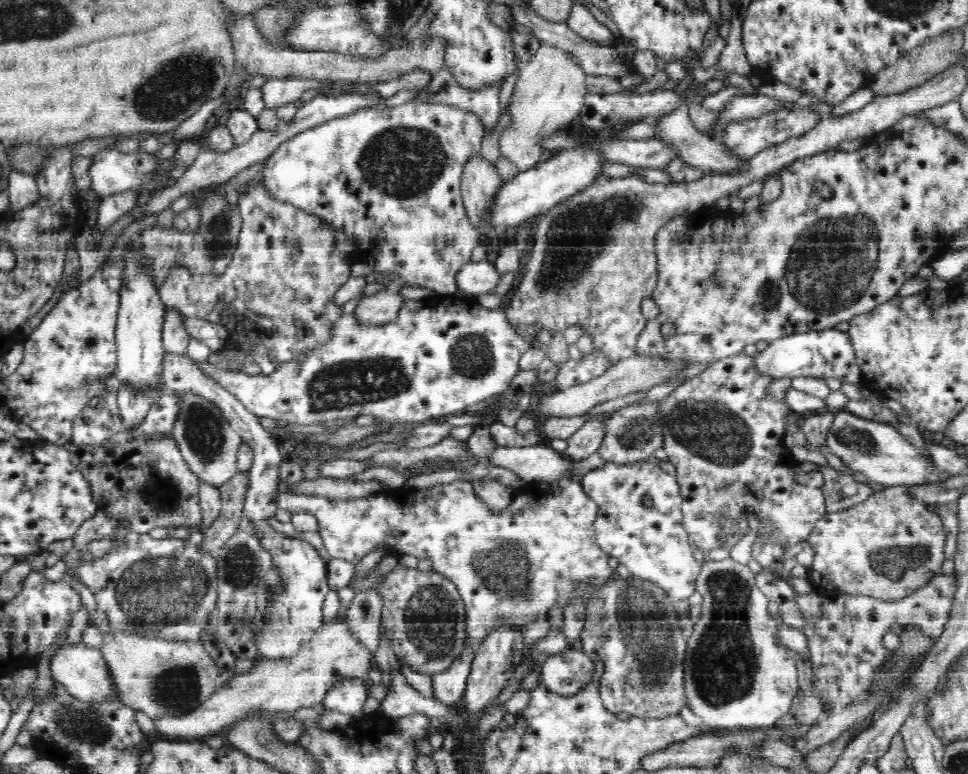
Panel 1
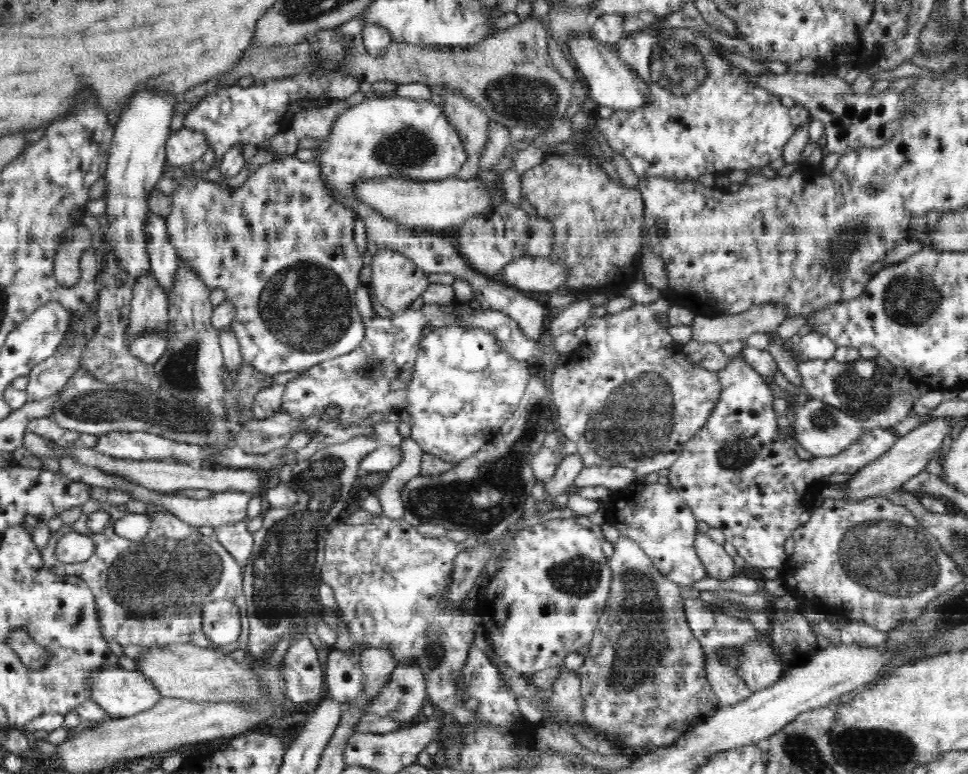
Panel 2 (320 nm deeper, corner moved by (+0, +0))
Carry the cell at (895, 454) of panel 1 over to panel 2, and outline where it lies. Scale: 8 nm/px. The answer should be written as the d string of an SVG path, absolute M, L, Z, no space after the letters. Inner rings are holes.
M797 398L787 399L794 410L793 430L796 440L804 450L811 452L814 457L834 457L854 446L862 434L866 433L866 426L862 419L854 418L845 411L838 410L820 399L809 398L806 402L798 403Z

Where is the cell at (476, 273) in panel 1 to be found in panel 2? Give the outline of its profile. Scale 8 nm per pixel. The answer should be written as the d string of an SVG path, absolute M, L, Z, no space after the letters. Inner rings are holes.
M524 256L510 262L502 274L508 287L522 291L547 292L555 290L565 279L567 267L562 263L552 262L549 257Z

